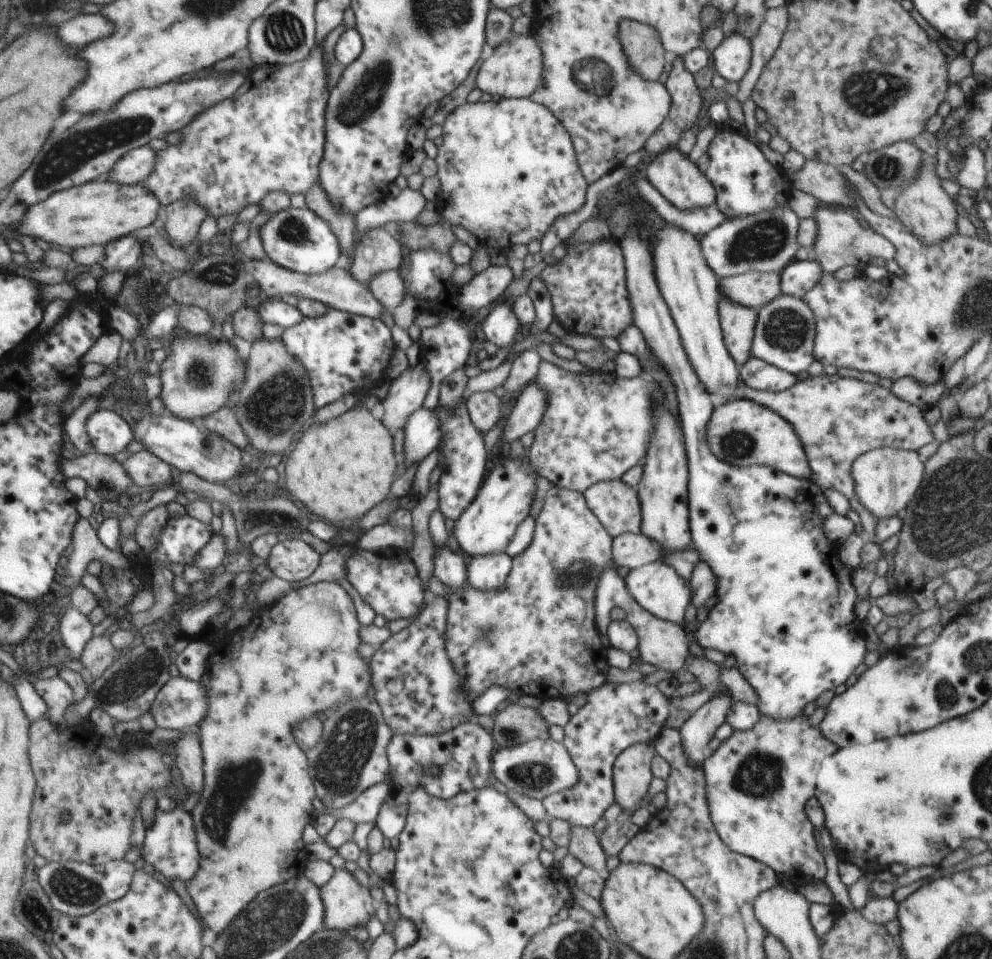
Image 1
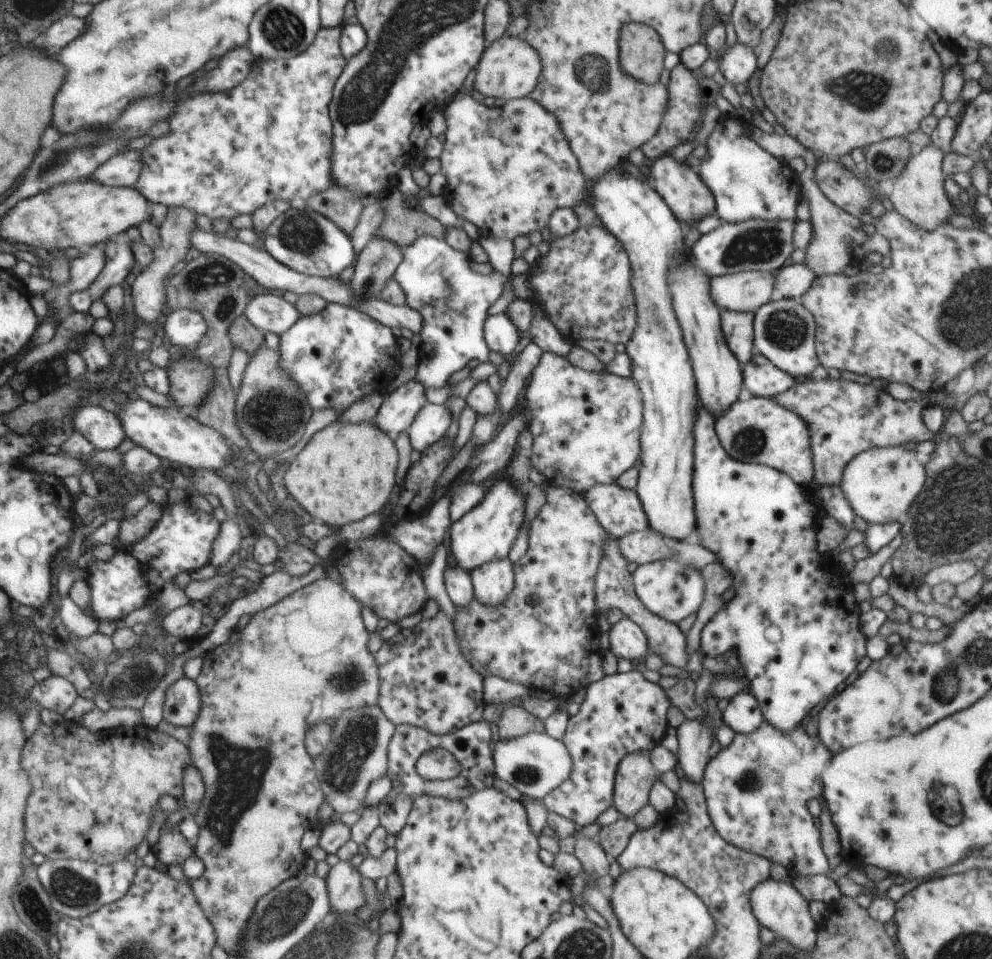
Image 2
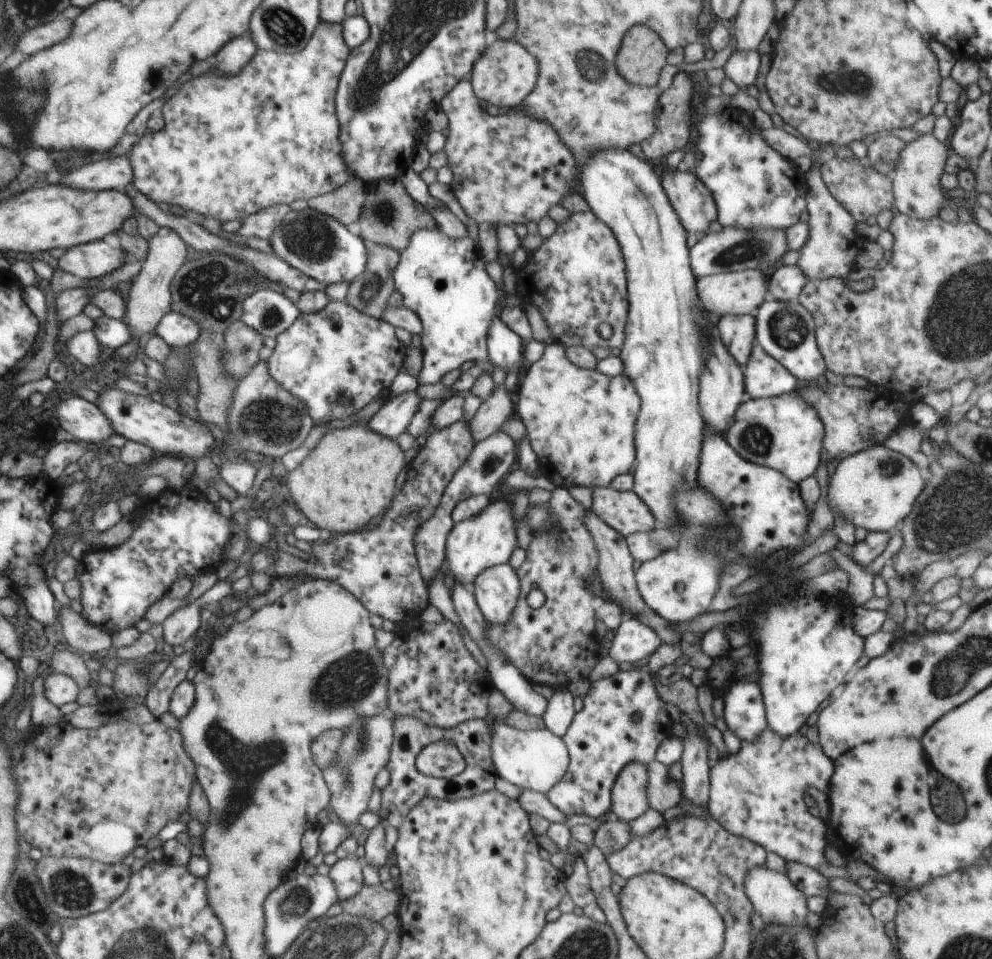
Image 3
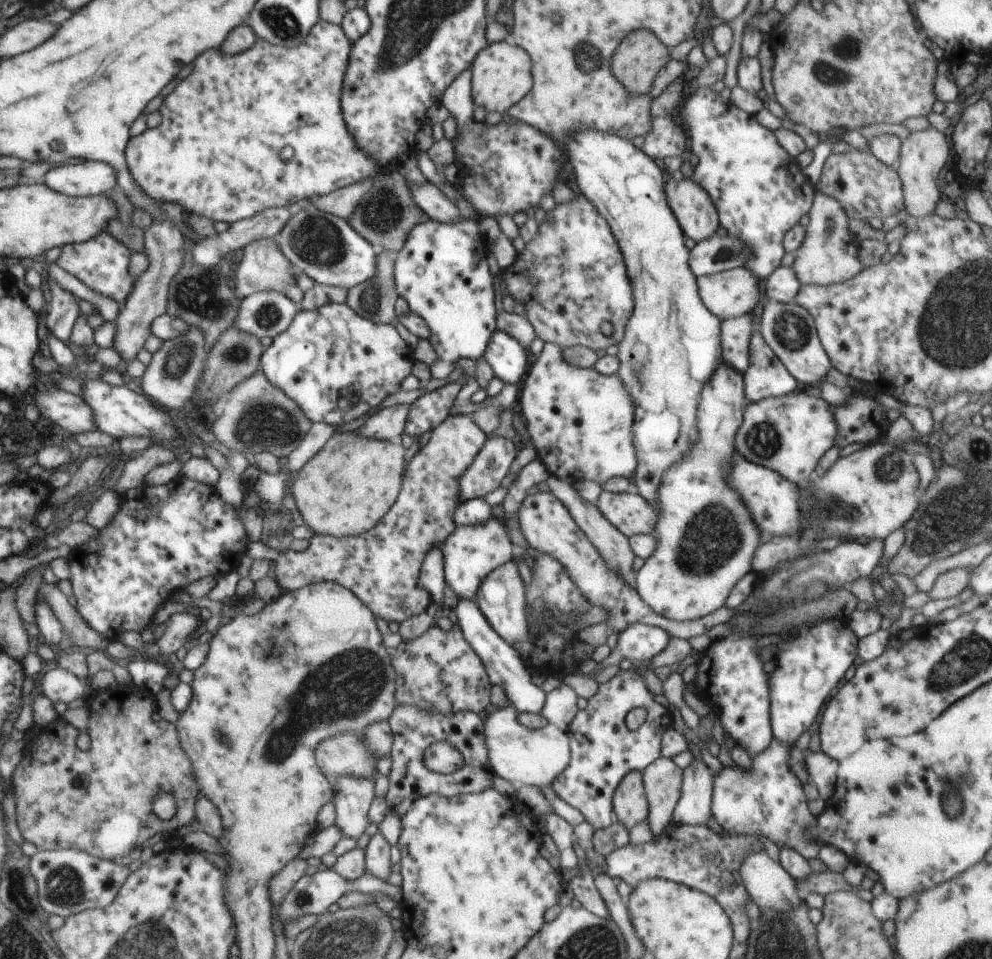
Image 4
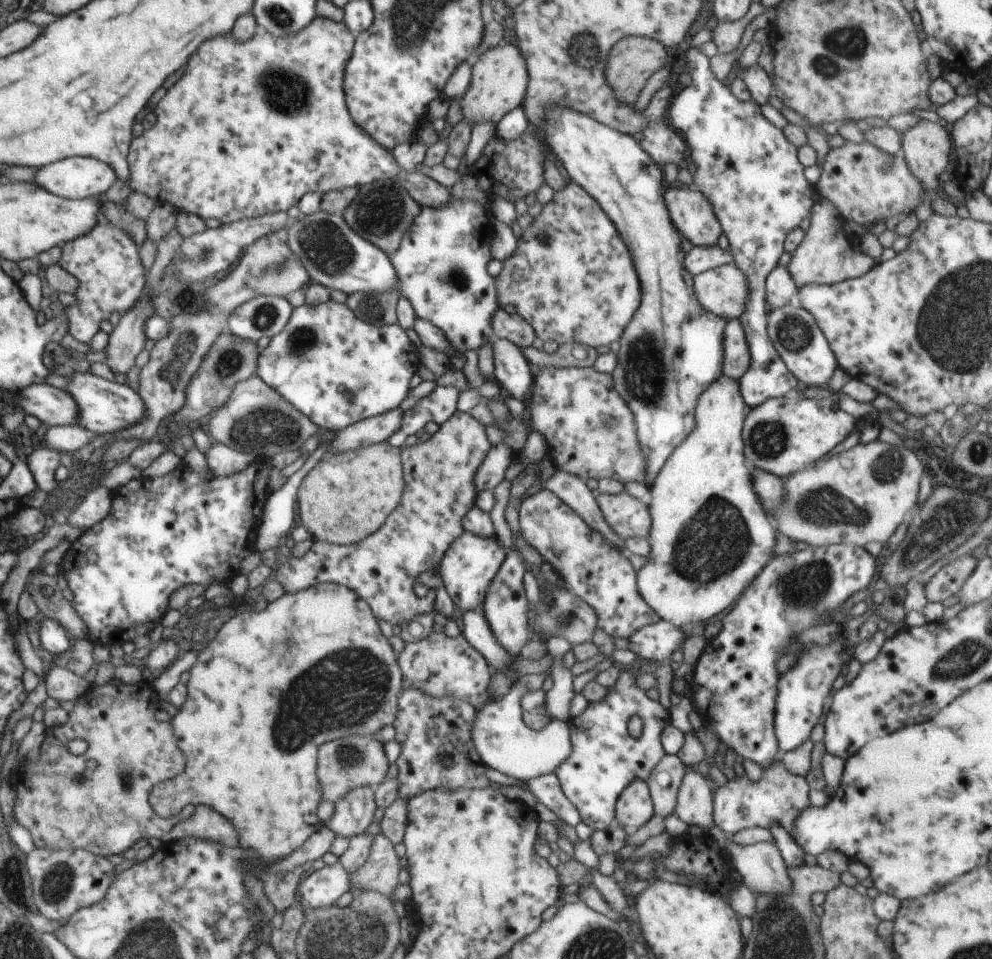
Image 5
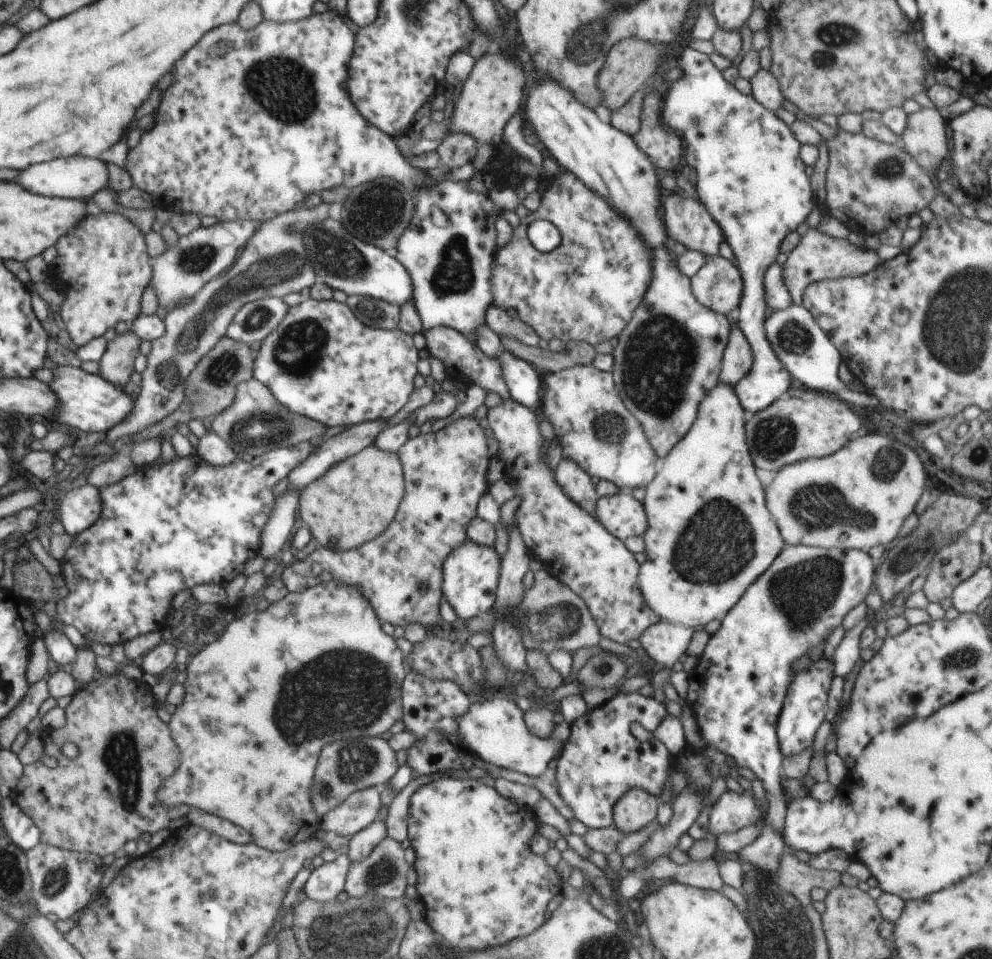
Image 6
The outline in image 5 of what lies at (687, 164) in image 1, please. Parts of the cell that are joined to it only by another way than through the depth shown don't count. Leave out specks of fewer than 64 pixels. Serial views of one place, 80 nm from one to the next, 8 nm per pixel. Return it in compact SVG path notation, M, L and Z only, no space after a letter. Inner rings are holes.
M693 186L669 187L664 193L670 218L682 238L693 245L719 244L723 234L710 201Z

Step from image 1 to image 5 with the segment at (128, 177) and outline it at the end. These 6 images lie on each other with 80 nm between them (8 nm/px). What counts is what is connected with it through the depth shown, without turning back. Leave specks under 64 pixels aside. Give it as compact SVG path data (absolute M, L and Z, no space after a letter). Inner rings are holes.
M92 157L66 158L62 162L40 168L36 174L36 184L48 192L67 199L100 198L110 194L117 181L116 173L100 159Z

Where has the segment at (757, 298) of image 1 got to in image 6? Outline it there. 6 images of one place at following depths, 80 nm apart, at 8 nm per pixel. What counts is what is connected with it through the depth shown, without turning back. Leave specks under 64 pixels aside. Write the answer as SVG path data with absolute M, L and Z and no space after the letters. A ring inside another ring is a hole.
M718 255L690 278L690 289L700 304L727 316L741 303L743 278L733 261Z

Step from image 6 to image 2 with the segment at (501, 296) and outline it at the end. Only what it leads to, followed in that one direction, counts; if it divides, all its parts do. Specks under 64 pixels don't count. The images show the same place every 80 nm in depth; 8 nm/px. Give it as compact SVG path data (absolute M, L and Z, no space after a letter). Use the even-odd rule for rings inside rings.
M580 227L573 234L550 242L549 254L540 256L530 268L530 282L536 300L544 303L544 312L558 332L576 344L579 338L608 340L612 344L626 344L634 326L634 294L630 286L630 262L622 244L608 232L598 227Z

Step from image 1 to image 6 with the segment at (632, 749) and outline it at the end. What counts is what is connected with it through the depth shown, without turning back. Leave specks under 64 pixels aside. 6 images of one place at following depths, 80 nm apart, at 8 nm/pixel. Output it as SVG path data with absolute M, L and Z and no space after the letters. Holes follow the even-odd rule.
M636 788L625 792L613 808L613 824L624 836L639 831L656 820L659 800L647 790Z

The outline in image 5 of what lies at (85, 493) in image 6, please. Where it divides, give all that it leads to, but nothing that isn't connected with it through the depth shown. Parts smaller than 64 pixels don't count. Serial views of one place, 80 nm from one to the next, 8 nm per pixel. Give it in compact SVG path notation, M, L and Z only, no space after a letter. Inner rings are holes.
M102 486L89 491L70 514L68 523L83 528L93 527L104 520L112 508L112 491Z

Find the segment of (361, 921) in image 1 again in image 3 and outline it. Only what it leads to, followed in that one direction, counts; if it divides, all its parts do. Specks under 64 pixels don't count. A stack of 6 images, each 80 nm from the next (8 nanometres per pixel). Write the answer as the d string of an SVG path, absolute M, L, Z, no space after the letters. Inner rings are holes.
M355 855L338 859L330 868L329 875L337 890L338 902L356 896L364 885L363 864Z

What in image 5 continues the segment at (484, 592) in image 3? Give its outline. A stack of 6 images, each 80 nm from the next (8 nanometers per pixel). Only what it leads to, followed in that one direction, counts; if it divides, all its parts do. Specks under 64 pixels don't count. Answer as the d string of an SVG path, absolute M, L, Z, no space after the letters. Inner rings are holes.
M514 545L507 552L505 561L500 565L498 572L490 581L485 597L483 598L482 613L491 626L498 642L515 658L521 654L523 646L528 643L528 600L524 588L523 576L527 571L522 565L520 550L515 551Z

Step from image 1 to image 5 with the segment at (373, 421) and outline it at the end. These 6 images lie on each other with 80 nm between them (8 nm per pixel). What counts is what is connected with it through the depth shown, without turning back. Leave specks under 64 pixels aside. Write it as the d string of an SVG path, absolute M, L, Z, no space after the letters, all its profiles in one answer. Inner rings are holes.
M382 441L341 453L327 450L320 457L318 464L306 474L297 492L300 520L313 534L314 540L352 546L369 537L384 524L388 515L398 506L404 490L401 450L402 448L390 446L388 441Z

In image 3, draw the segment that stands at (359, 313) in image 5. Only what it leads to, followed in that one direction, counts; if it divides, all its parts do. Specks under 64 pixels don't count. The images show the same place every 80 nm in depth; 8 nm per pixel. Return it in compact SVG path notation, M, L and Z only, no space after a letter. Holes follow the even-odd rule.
M364 240L367 248L366 268L351 282L345 301L380 319L385 306L395 292L393 270L400 262L399 251L392 247Z

